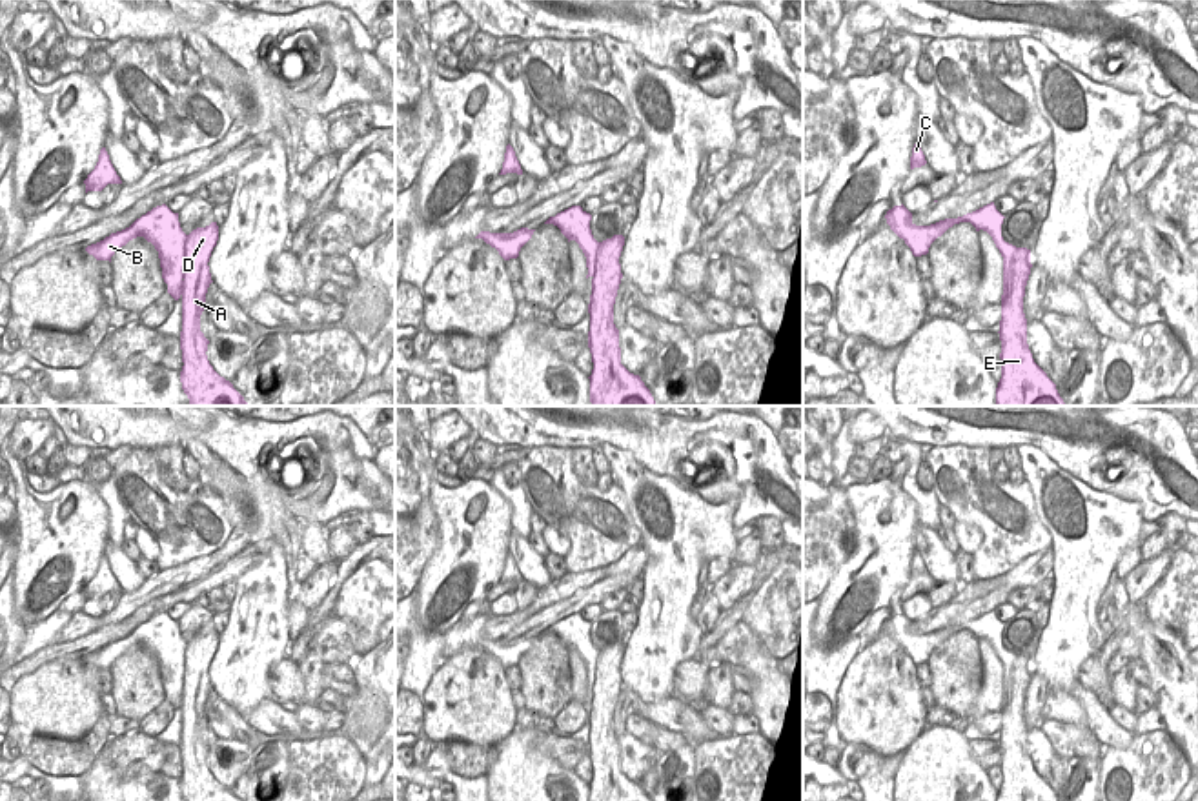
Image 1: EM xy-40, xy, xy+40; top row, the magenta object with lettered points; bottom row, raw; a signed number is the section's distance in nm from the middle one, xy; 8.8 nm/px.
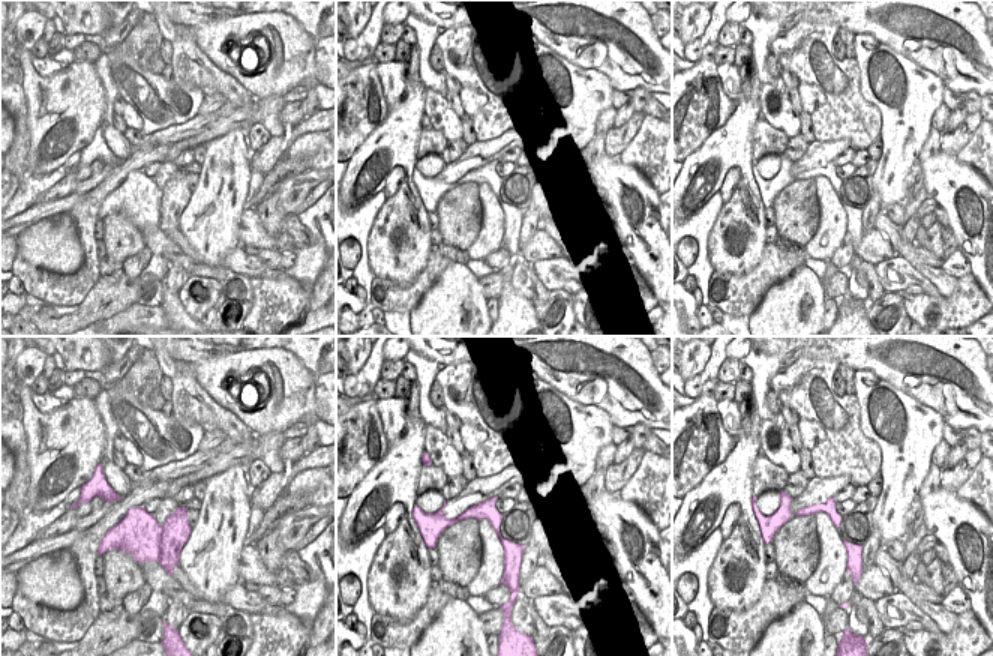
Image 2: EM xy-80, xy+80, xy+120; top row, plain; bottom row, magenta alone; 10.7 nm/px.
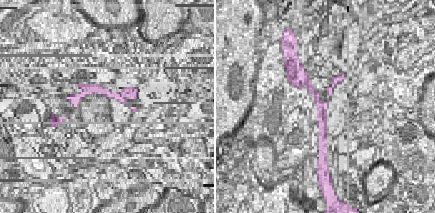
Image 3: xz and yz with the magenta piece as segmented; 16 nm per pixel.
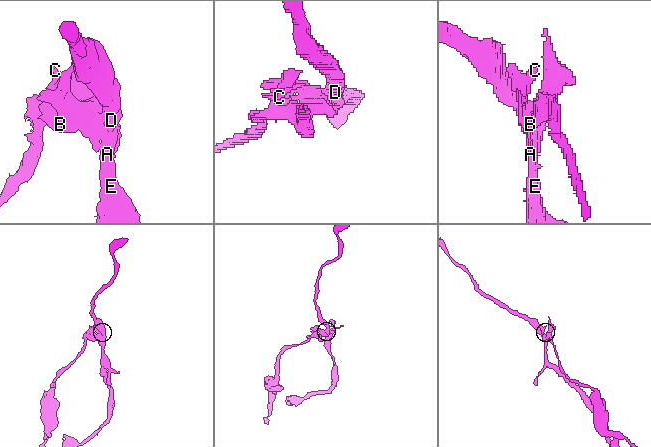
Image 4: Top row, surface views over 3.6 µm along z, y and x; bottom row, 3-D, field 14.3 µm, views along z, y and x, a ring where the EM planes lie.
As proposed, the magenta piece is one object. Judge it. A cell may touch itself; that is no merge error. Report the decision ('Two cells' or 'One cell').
Two cells

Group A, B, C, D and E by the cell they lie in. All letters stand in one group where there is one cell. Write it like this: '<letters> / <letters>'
A D E / B C

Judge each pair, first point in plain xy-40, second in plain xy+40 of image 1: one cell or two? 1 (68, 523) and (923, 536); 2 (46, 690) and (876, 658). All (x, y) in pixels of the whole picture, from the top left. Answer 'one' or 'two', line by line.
1: two
2: one

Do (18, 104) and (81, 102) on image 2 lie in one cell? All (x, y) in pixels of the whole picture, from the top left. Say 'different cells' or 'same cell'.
different cells

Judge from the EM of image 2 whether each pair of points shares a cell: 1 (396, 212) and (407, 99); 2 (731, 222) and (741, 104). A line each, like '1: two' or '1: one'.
1: one
2: one

